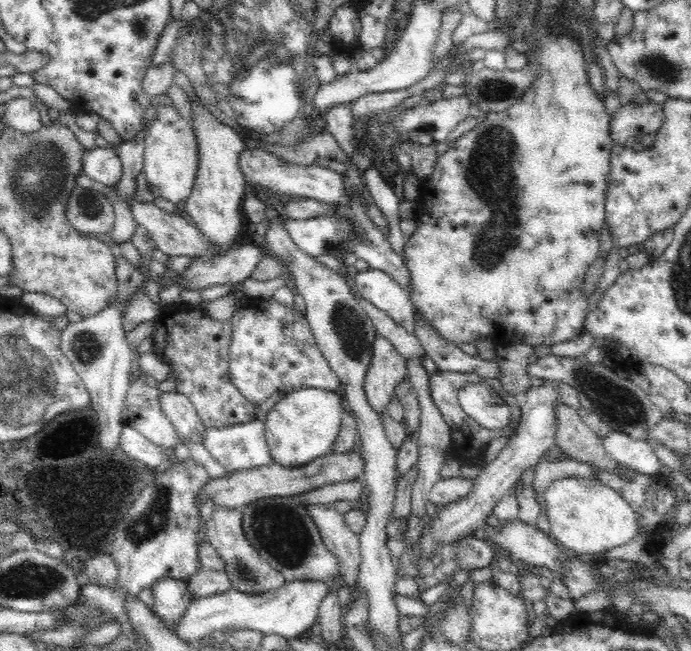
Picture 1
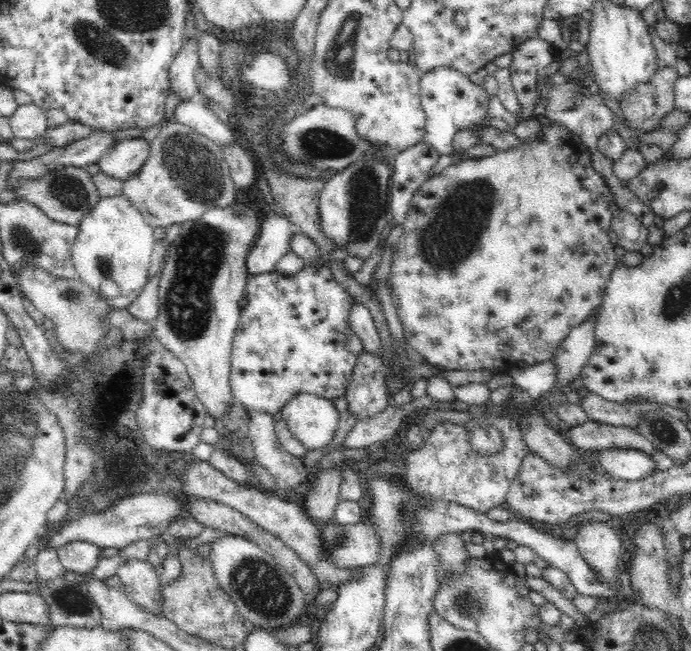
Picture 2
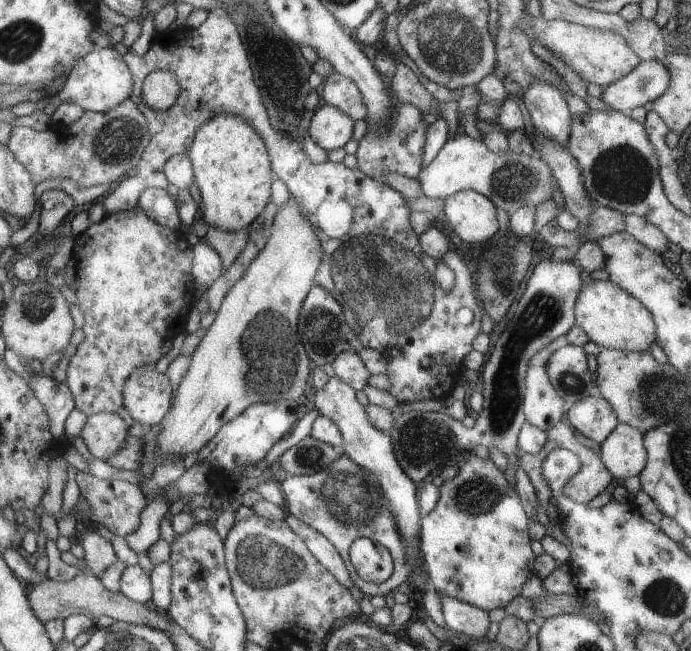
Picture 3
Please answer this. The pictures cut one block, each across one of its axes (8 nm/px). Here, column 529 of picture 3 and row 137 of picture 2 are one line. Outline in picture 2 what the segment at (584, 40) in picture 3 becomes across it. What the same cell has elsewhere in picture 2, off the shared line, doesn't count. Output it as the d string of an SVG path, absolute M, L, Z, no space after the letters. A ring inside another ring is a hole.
M34 103L18 105L16 112L9 116L14 138L35 140L48 130L45 110Z

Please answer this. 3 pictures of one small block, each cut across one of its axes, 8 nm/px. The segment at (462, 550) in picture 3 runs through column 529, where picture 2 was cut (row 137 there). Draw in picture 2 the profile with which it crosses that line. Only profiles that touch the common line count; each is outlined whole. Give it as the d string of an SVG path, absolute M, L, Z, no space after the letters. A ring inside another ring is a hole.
M551 121L550 124L541 122L538 136L532 140L520 138L520 143L521 145L496 151L492 156L468 157L467 160L450 164L439 174L430 176L414 193L406 220L402 224L404 232L394 245L388 286L406 343L424 357L426 363L436 368L446 371L491 369L496 374L508 374L510 366L519 361L532 365L552 360L554 352L557 352L558 346L571 329L588 320L601 306L606 283L618 264L619 258L614 253L615 245L610 243L608 237L612 216L618 206L606 179L592 167L588 147L566 125L556 121Z

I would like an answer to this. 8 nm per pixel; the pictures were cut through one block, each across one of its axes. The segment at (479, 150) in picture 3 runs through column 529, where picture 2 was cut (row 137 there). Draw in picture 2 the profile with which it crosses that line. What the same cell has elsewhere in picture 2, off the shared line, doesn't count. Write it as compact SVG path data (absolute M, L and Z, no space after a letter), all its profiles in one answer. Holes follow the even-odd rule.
M172 121L161 126L160 132L154 140L149 143L149 155L145 160L145 163L139 168L139 171L132 175L128 180L123 182L123 195L134 205L134 208L138 209L138 212L144 217L144 220L153 228L164 227L167 228L172 224L182 224L186 221L195 221L199 219L206 211L216 208L226 208L235 202L235 186L231 179L231 170L224 158L222 149L208 138L202 137L202 134L195 132L190 126L180 124L179 122Z

